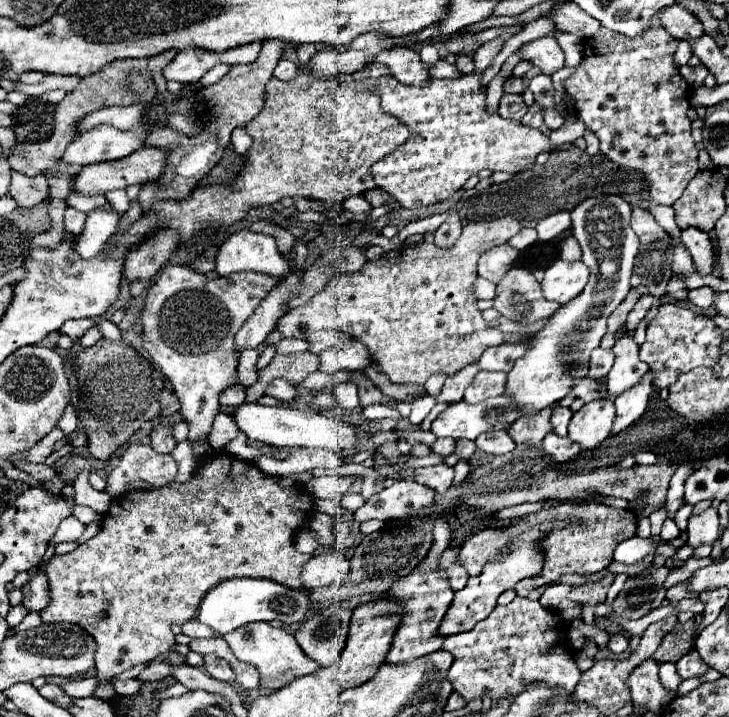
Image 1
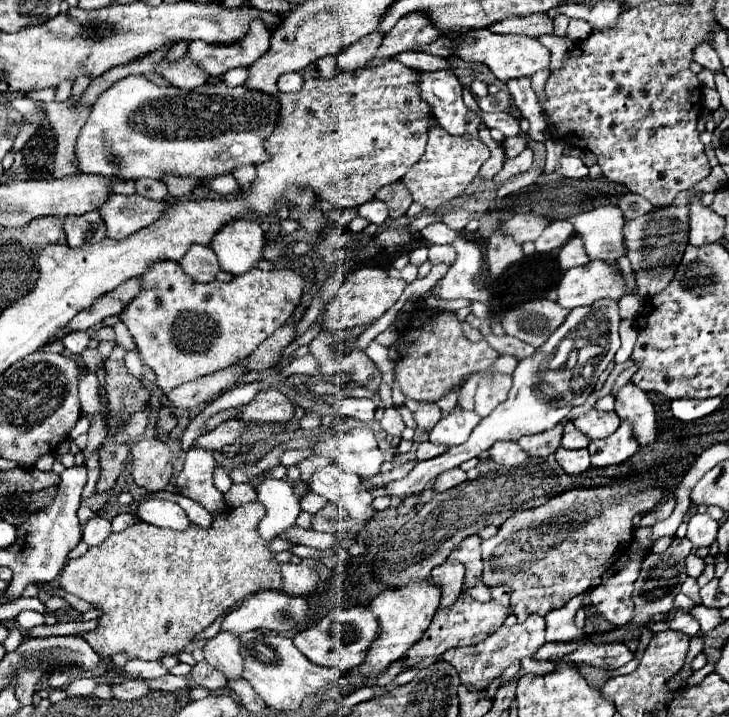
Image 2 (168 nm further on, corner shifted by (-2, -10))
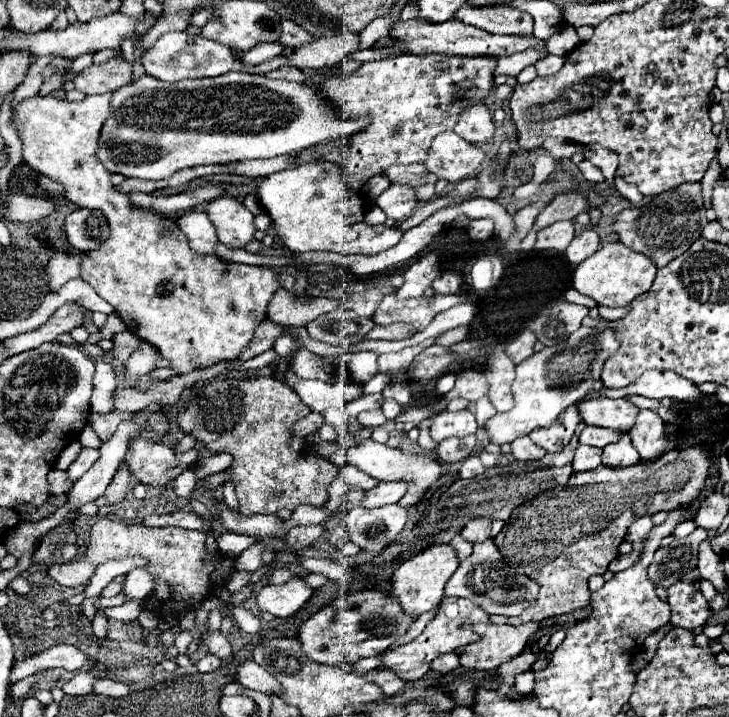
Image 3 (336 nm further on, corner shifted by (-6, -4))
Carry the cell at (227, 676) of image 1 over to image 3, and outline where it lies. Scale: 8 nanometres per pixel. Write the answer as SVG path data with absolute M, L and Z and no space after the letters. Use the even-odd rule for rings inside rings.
M206 655L206 657L202 657L202 659L196 663L196 667L198 667L200 673L210 673L210 671L218 669L220 665L222 665L222 659L216 657L216 655Z

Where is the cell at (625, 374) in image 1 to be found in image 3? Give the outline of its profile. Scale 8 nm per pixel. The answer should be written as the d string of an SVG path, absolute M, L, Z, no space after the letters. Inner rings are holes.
M644 409L638 413L634 427L630 429L632 445L640 453L642 463L654 463L668 451L668 437L664 431L664 421L656 411Z

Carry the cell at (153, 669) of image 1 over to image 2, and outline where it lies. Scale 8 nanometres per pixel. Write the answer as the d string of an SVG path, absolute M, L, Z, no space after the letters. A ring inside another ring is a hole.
M134 679L134 681L122 683L122 685L112 685L112 693L114 693L116 699L130 701L130 699L140 699L140 697L148 695L150 687L144 679Z

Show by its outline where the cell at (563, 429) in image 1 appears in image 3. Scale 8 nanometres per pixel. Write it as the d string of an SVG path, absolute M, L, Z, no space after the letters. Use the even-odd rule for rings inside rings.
M586 425L582 435L580 435L580 443L584 445L592 445L592 447L606 447L610 443L616 443L626 431L620 429L602 429L602 427L590 427Z

